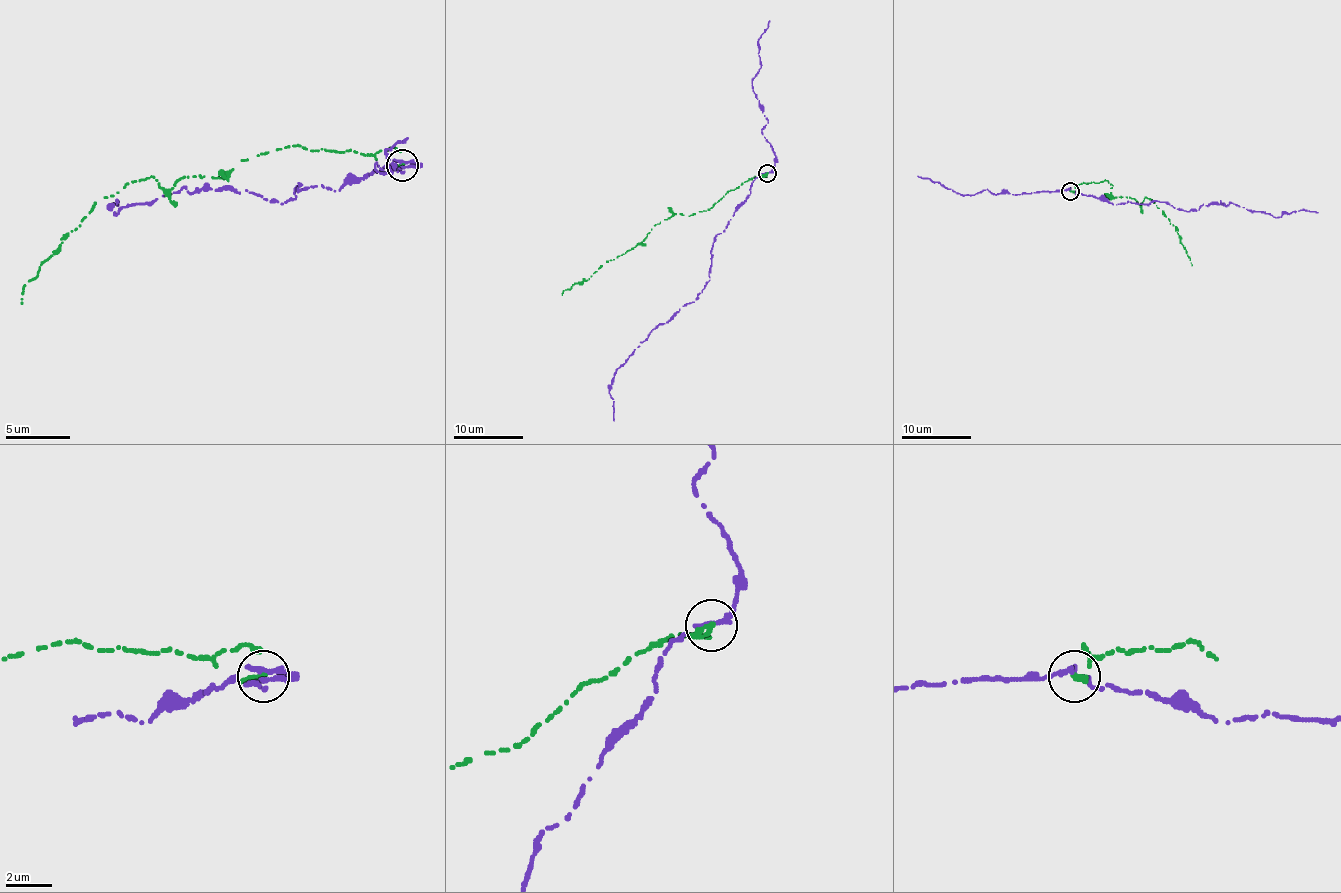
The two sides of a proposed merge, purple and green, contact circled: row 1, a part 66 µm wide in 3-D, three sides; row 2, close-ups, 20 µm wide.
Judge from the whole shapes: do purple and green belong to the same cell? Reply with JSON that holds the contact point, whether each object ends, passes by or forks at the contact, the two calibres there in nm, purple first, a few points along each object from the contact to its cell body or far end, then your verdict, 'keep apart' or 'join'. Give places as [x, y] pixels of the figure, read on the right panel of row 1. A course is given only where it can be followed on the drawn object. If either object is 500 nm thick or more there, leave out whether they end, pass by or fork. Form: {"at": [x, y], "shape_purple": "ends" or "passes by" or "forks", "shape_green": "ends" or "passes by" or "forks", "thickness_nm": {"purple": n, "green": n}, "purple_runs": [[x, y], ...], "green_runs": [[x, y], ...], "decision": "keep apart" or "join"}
{"at": [1070, 191], "shape_purple": "passes by", "shape_green": "ends", "thickness_nm": {"purple": 190, "green": 280}, "purple_runs": [[1070, 189], [1113, 205], [1167, 201], [1188, 212], [1210, 203], [1275, 217], [1318, 212]], "green_runs": [[1070, 191], [1073, 181], [1108, 181], [1115, 198], [1151, 200], [1177, 227], [1191, 266]], "decision": "keep apart"}

